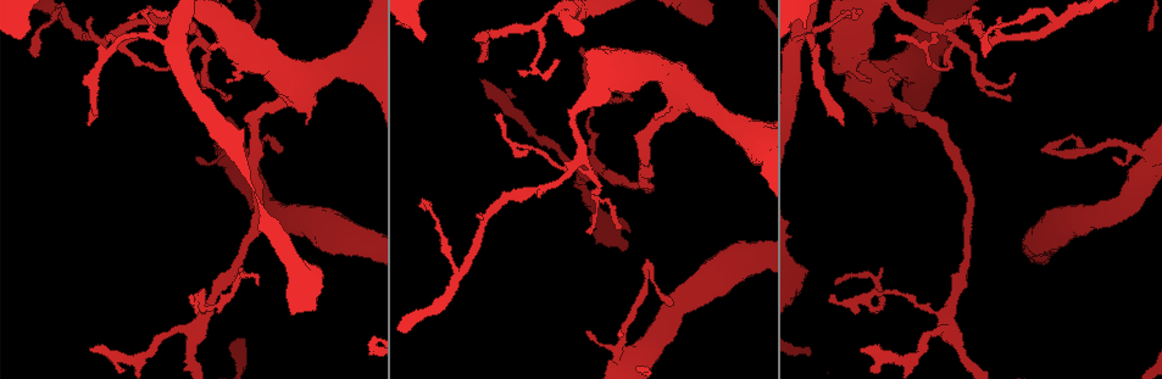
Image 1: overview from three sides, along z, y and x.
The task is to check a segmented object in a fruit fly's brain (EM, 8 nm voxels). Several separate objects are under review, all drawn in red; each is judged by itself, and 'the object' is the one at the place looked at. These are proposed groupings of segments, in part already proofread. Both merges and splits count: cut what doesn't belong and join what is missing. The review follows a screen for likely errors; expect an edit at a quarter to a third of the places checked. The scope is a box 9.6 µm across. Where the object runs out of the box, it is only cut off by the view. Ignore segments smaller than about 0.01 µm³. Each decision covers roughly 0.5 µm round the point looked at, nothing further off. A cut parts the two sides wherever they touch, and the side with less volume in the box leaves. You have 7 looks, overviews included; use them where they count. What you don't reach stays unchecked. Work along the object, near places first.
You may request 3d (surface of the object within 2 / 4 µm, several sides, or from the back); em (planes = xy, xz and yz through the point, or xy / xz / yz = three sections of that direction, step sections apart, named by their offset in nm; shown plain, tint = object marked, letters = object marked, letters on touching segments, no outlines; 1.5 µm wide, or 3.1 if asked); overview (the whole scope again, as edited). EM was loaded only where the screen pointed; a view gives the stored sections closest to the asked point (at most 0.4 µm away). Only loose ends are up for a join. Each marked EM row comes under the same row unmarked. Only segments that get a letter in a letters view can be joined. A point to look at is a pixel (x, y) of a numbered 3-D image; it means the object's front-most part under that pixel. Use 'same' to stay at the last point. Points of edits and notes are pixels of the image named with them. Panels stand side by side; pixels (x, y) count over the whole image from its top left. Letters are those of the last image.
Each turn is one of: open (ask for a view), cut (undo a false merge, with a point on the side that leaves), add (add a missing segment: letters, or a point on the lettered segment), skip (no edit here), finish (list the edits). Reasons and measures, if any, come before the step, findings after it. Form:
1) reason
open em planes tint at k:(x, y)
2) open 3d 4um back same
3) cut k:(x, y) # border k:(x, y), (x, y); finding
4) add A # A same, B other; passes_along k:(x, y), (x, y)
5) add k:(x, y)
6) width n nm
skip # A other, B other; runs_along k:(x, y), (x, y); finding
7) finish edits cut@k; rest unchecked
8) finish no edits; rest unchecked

tapers out
open 3d 2um at 1:(226, 80)

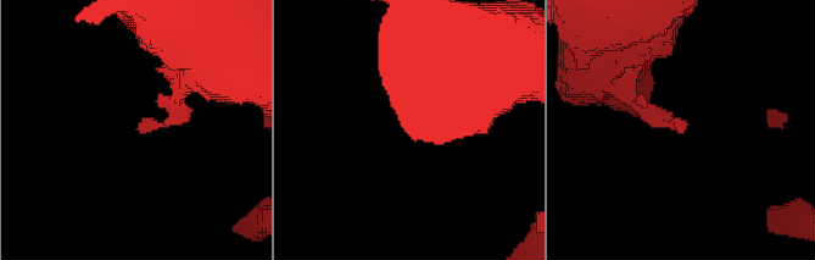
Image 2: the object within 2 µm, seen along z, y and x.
need the tissue
open em yz step 4 tint at 2:(680, 123)

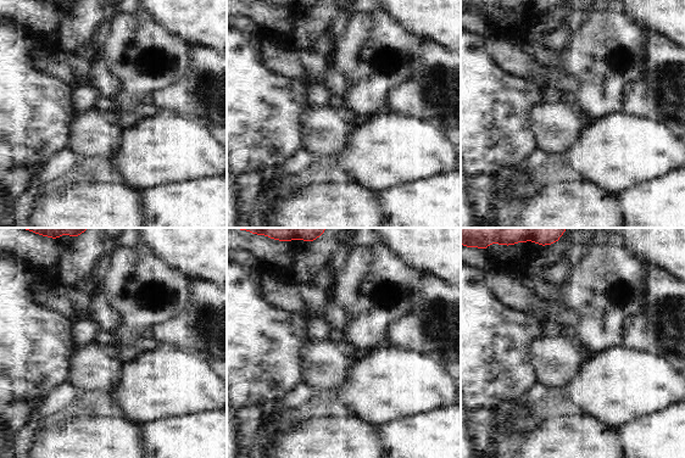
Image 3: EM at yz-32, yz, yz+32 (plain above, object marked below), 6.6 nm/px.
another direction
open em planes letters same

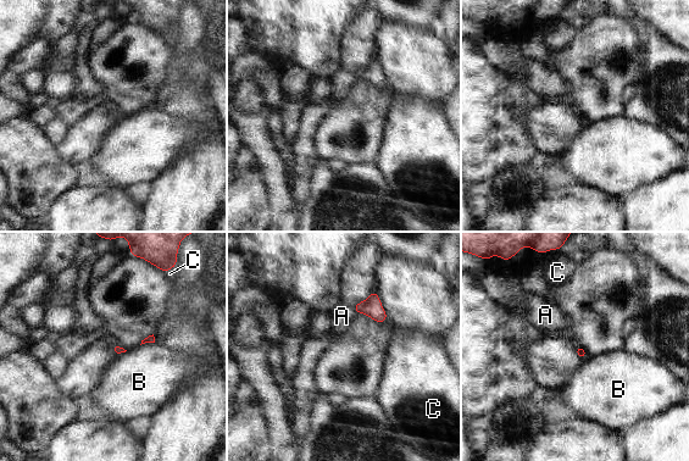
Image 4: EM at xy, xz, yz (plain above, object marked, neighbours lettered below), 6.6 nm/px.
skip # A other, B other, C other; border 4:(127, 350), (117, 356); none of them fits

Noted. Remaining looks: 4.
open em planes letters at 1:(478, 60)

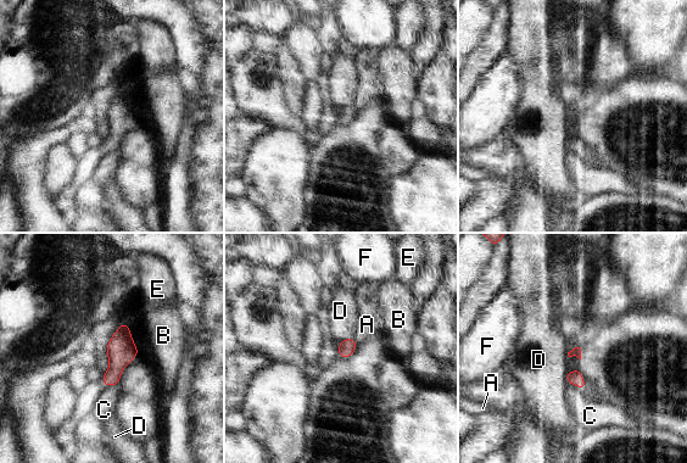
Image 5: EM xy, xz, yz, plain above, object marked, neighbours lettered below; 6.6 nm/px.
longest_contact C 100 nm
skip # A other, B other, C other, D other, E other, F other; border 5:(352, 338), (340, 341); no lettered segment goes on from it

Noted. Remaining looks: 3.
tapers out
open em yz step 8 tint at 1:(520, 70)

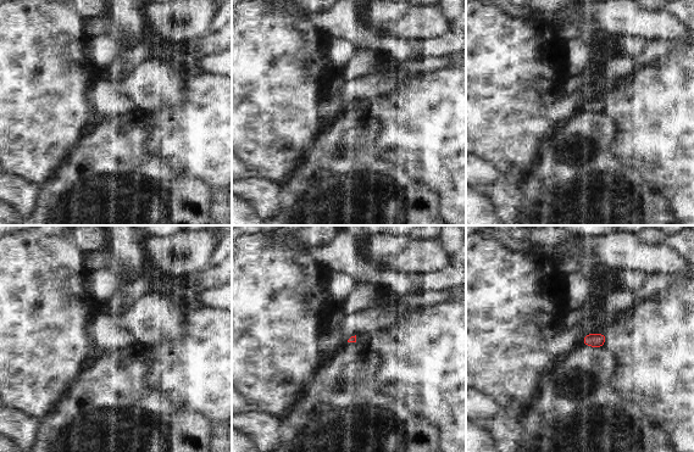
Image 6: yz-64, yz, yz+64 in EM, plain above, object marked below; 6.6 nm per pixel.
open em planes letters same

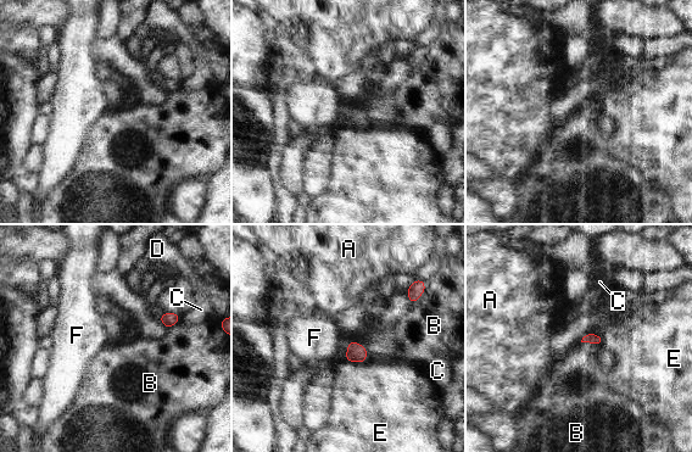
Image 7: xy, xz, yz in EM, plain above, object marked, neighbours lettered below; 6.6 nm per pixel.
longest_contact B 180 nm
skip # A other, B other, C other, D other, E other, F other; border 7:(349, 340), (366, 349), (366, 361); none of them fits

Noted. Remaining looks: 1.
finish no edits; rest unchecked

